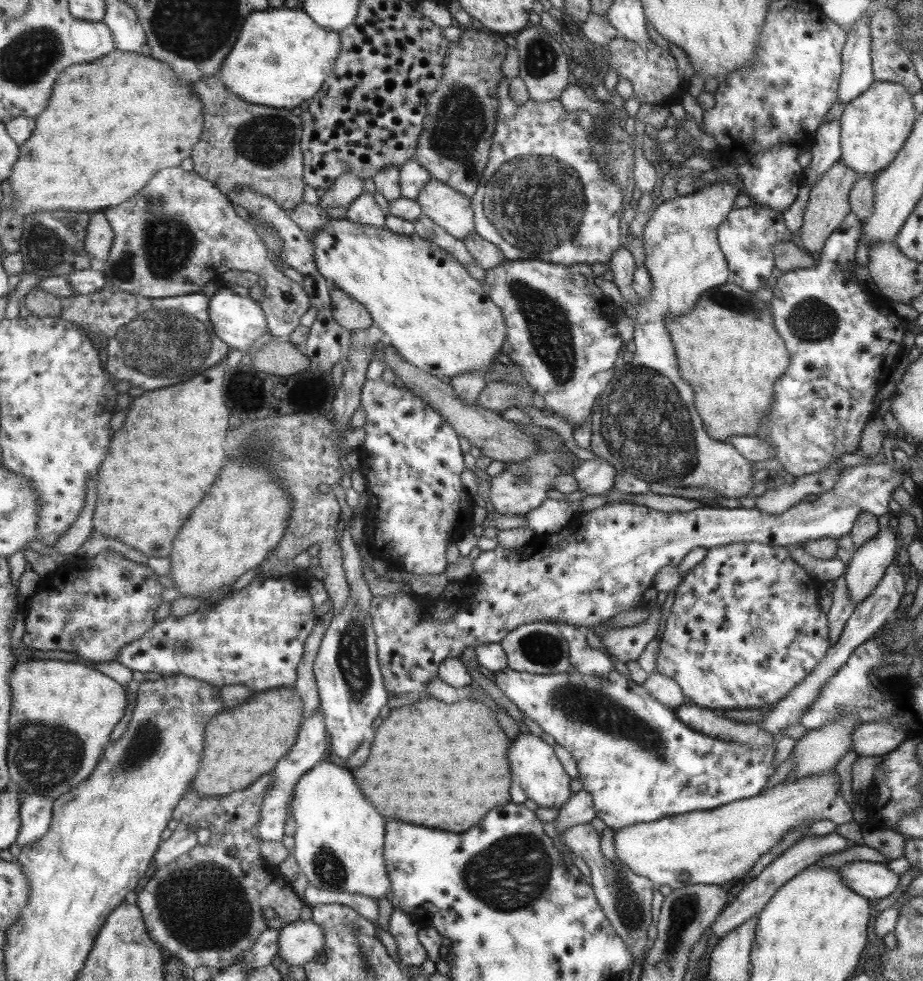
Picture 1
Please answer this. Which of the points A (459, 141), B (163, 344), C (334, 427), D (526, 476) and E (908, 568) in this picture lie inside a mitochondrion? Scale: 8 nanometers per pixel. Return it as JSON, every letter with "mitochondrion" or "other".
{"A":"mitochondrion","B":"mitochondrion","C":"other","D":"mitochondrion","E":"other"}

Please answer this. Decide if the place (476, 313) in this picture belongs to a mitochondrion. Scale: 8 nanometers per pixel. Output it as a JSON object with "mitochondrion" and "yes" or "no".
{"mitochondrion":"no"}

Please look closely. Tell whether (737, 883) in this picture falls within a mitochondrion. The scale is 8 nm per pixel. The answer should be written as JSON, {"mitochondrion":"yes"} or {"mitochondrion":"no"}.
{"mitochondrion":"no"}

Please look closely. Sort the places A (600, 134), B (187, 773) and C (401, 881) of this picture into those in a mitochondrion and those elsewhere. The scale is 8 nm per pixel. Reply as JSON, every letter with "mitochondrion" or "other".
{"A":"mitochondrion","B":"other","C":"other"}

